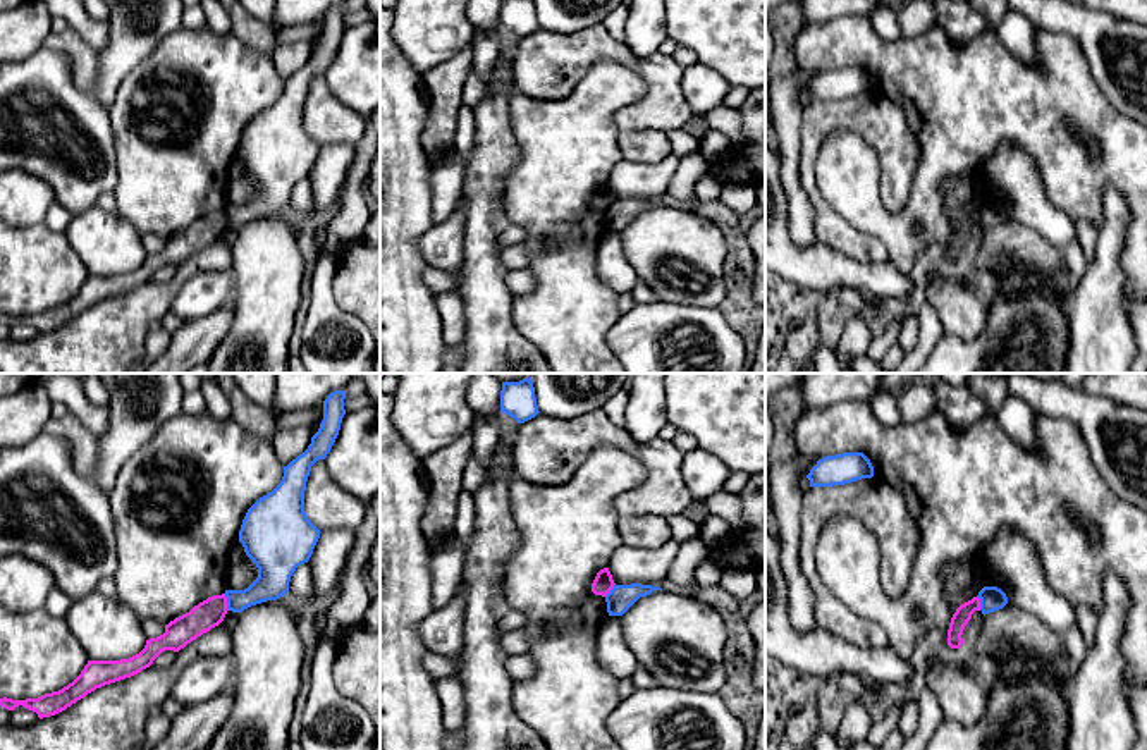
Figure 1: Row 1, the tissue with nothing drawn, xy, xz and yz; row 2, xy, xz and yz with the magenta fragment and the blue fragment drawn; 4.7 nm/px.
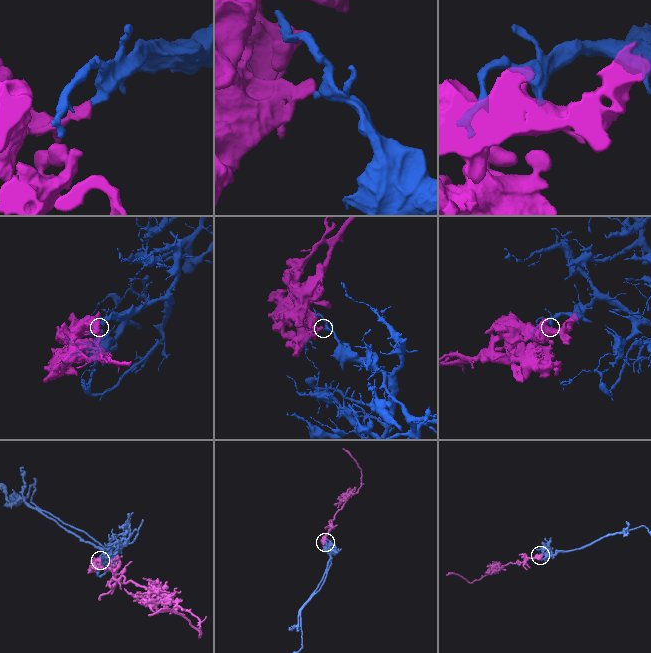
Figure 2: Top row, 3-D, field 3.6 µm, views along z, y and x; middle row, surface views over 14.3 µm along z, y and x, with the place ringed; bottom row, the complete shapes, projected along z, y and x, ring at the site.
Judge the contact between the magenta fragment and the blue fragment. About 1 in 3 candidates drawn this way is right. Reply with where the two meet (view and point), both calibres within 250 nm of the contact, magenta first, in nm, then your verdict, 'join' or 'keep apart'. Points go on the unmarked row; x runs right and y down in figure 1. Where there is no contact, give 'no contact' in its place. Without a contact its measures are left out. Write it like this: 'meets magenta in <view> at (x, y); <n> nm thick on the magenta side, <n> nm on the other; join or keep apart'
meets magenta in xy at (226, 217); 140 nm thick on the magenta side, 150 nm on the other; keep apart

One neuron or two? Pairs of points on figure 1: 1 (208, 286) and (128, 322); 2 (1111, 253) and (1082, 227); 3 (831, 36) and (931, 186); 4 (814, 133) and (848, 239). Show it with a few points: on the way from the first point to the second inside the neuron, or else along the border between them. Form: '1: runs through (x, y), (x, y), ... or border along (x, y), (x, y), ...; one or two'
1: border along (200, 272), (179, 289), (169, 310); two
2: border along (1097, 227), (1096, 257), (1087, 264); two
3: runs through (874, 55), (931, 112), (931, 143); one
4: runs through (809, 159), (807, 183), (822, 214); one

